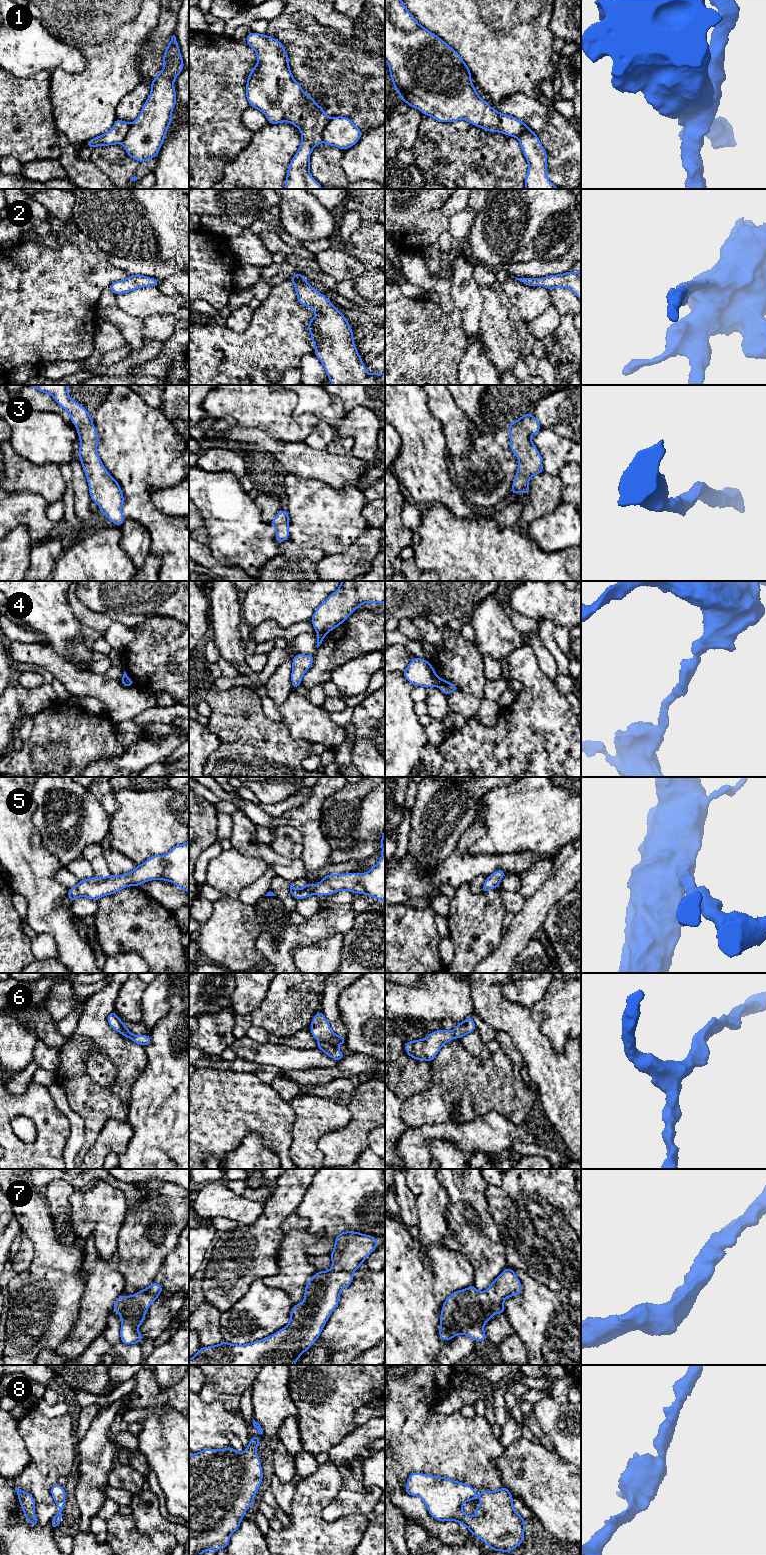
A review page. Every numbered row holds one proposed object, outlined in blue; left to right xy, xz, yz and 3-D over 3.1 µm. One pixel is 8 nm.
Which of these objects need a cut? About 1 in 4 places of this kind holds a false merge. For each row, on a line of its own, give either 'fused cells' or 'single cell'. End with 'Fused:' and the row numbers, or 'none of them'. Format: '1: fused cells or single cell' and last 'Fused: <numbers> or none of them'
1: fused cells
2: single cell
3: single cell
4: fused cells
5: single cell
6: single cell
7: single cell
8: single cell
Fused: 1, 4

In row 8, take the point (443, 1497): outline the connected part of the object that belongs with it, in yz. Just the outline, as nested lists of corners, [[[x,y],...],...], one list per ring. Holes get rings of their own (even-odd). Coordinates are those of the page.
[[[412,1472],[407,1480],[405,1493],[420,1497],[434,1519],[443,1522],[456,1521],[466,1526],[471,1535],[478,1536],[483,1543],[491,1547],[492,1551],[510,1553],[522,1544],[526,1520],[513,1508],[513,1496],[504,1486],[496,1491],[482,1490],[478,1496],[481,1506],[479,1508],[474,1506],[470,1517],[463,1511],[462,1506],[467,1501],[475,1501],[476,1492],[466,1483],[446,1477]]]

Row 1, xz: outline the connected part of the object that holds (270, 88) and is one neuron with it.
[[[251,32],[246,37],[249,47],[255,50],[257,65],[247,77],[246,99],[251,107],[261,111],[271,124],[288,122],[301,131],[301,143],[292,158],[284,182],[286,189],[323,189],[310,174],[310,154],[322,142],[322,133],[332,119],[323,107],[317,105],[312,96],[307,95],[293,78],[289,66],[289,56],[283,44],[268,35]]]

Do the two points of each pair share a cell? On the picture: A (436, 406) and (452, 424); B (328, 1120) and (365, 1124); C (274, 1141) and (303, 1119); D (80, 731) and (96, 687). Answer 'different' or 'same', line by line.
A: same
B: different
C: different
D: different

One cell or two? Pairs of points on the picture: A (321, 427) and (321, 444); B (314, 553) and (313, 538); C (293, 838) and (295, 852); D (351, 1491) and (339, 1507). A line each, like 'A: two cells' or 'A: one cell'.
A: one cell
B: two cells
C: one cell
D: one cell

